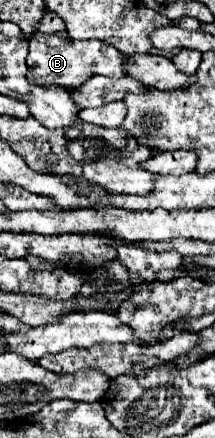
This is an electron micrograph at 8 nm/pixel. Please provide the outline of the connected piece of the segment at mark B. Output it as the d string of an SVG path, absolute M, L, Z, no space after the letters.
M35 33L29 37L29 55L27 55L27 79L39 85L55 85L63 89L77 89L89 77L105 75L105 77L125 77L123 71L125 55L121 55L115 47L109 47L101 41L65 41L59 35L43 35Z

